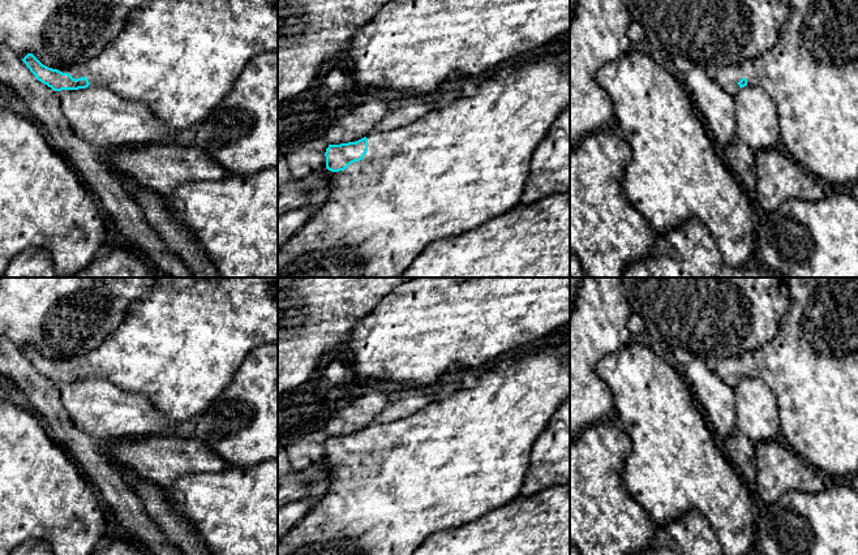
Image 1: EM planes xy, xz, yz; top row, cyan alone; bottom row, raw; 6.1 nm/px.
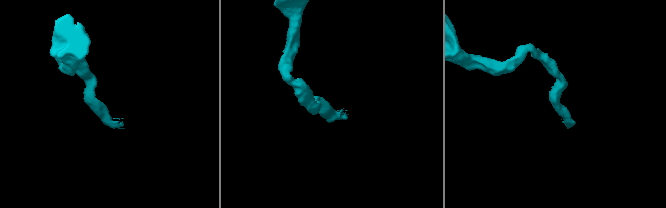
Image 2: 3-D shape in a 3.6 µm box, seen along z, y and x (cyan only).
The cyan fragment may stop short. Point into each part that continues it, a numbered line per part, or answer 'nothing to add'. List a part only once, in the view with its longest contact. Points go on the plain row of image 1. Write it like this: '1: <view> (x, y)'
1: xz (460, 457)

